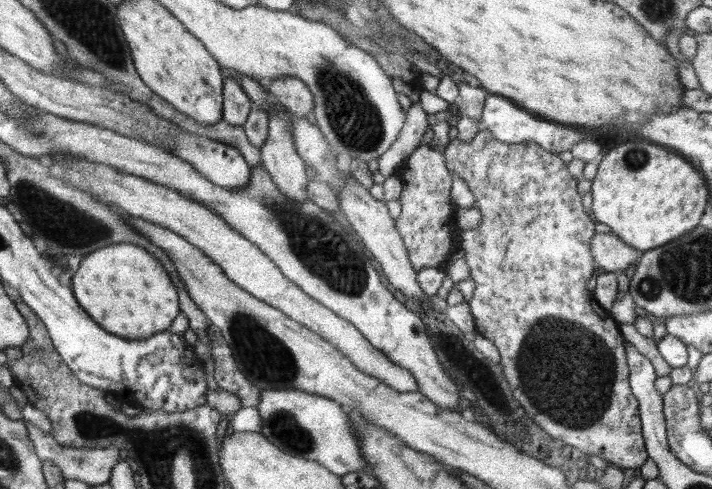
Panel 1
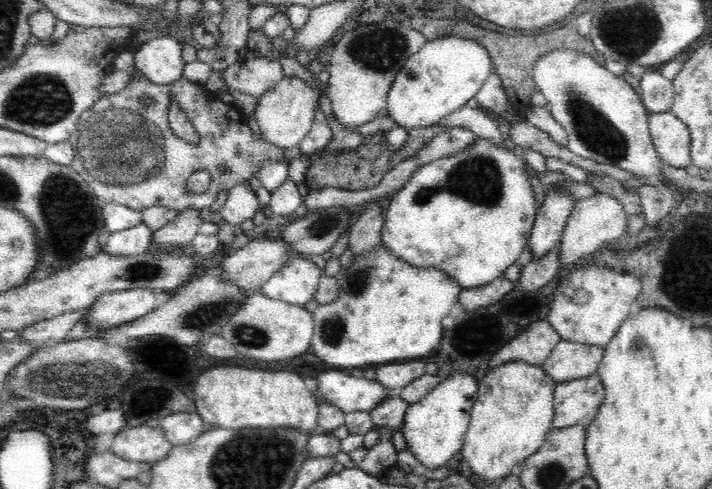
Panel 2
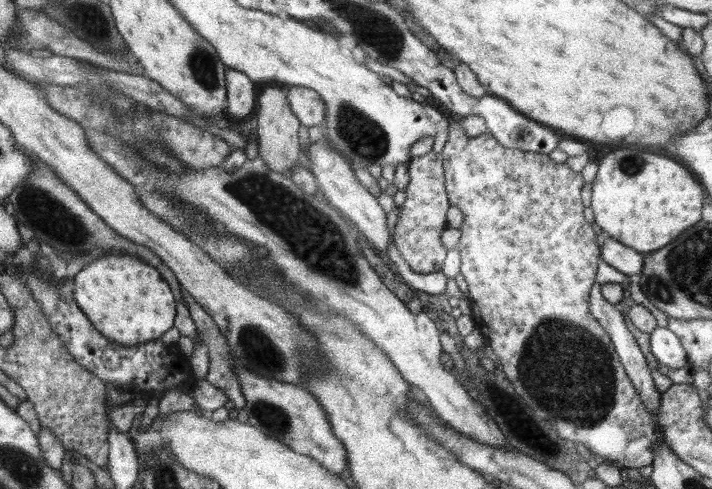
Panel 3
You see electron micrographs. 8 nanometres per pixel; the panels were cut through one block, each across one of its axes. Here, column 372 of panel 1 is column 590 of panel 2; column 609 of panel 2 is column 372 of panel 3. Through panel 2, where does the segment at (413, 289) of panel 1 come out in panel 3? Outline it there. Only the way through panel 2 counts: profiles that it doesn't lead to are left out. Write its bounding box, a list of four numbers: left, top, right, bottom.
[306,142,393,256]

